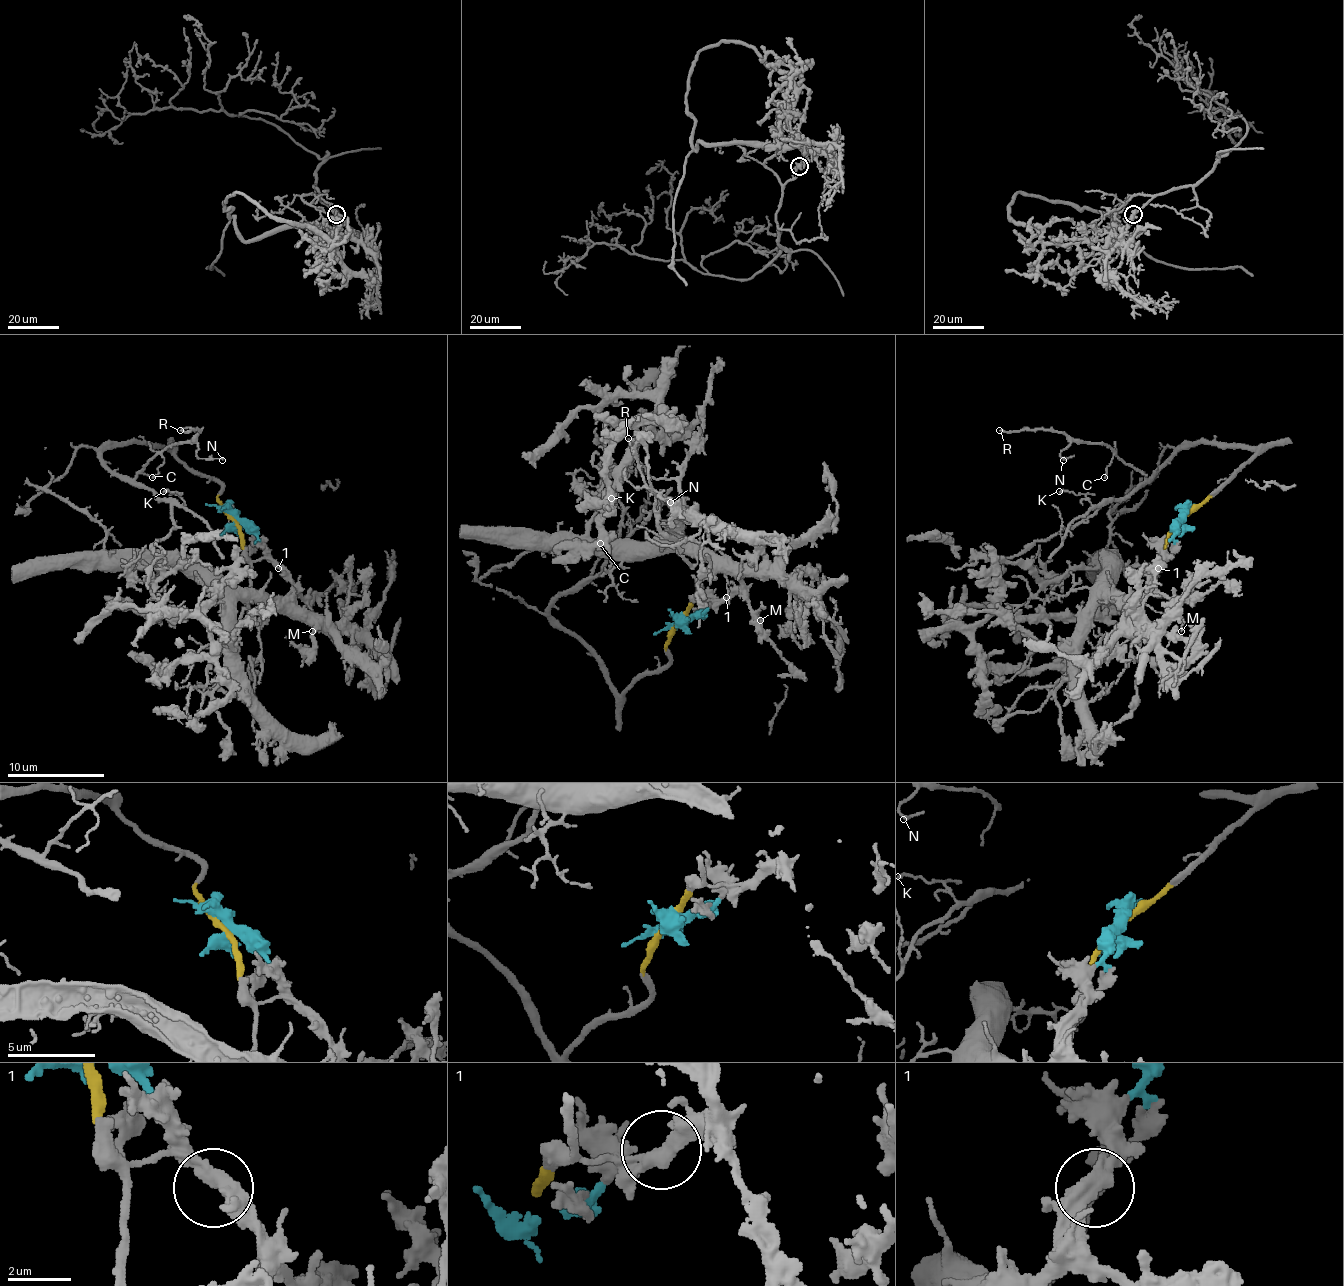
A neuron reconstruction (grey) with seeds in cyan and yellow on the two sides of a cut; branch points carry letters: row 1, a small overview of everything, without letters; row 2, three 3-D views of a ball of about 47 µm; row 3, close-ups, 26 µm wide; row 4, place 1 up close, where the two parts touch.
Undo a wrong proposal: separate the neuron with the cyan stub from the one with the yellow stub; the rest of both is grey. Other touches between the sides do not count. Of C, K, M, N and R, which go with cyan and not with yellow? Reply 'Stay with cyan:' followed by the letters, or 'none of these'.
Stay with cyan: M

